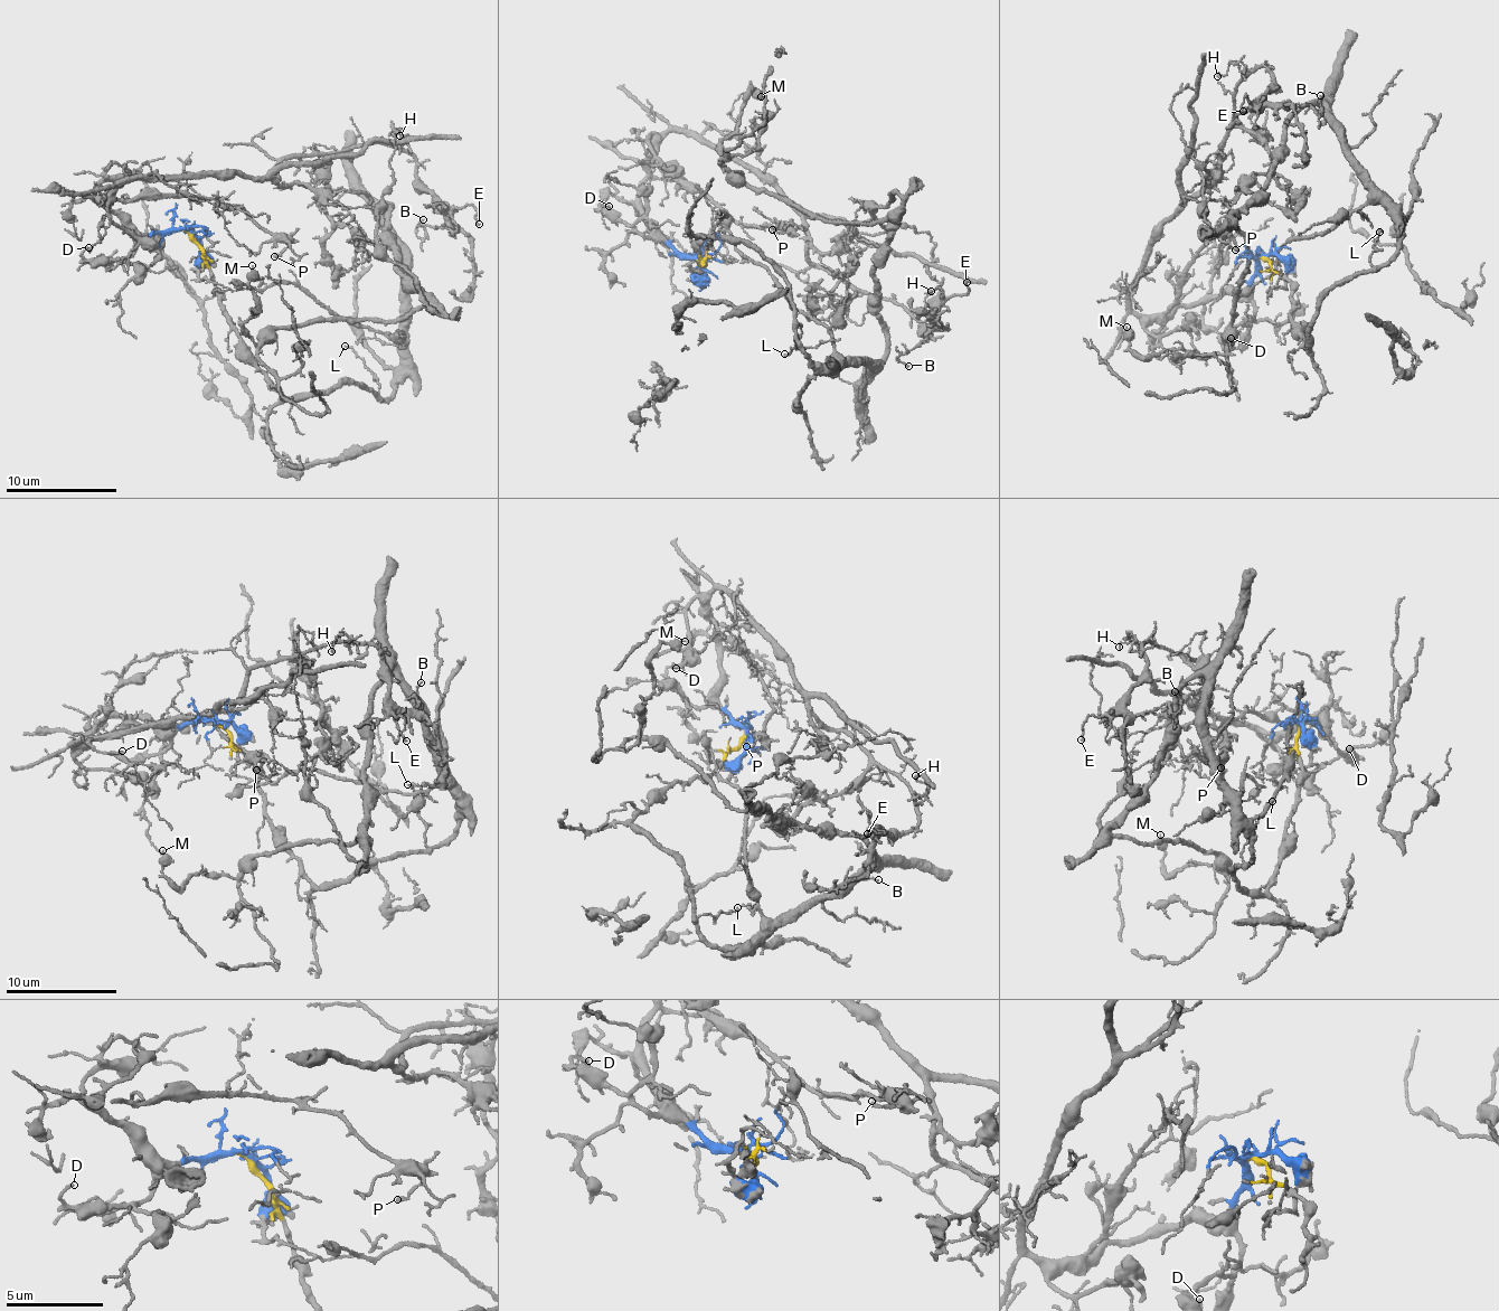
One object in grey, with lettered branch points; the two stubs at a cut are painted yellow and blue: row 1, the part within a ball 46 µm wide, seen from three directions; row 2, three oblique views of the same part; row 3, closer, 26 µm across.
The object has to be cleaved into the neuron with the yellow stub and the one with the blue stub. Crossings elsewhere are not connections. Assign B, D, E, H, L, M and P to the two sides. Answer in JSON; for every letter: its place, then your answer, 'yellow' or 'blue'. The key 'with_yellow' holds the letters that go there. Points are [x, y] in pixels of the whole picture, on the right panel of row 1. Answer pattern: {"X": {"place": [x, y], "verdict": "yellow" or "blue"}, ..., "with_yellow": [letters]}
{"B": {"place": [1320, 95], "verdict": "blue"}, "D": {"place": [1231, 338], "verdict": "blue"}, "E": {"place": [1243, 111], "verdict": "blue"}, "H": {"place": [1217, 76], "verdict": "blue"}, "L": {"place": [1379, 232], "verdict": "yellow"}, "M": {"place": [1127, 327], "verdict": "yellow"}, "P": {"place": [1235, 250], "verdict": "blue"}, "with_yellow": ["L", "M"]}

